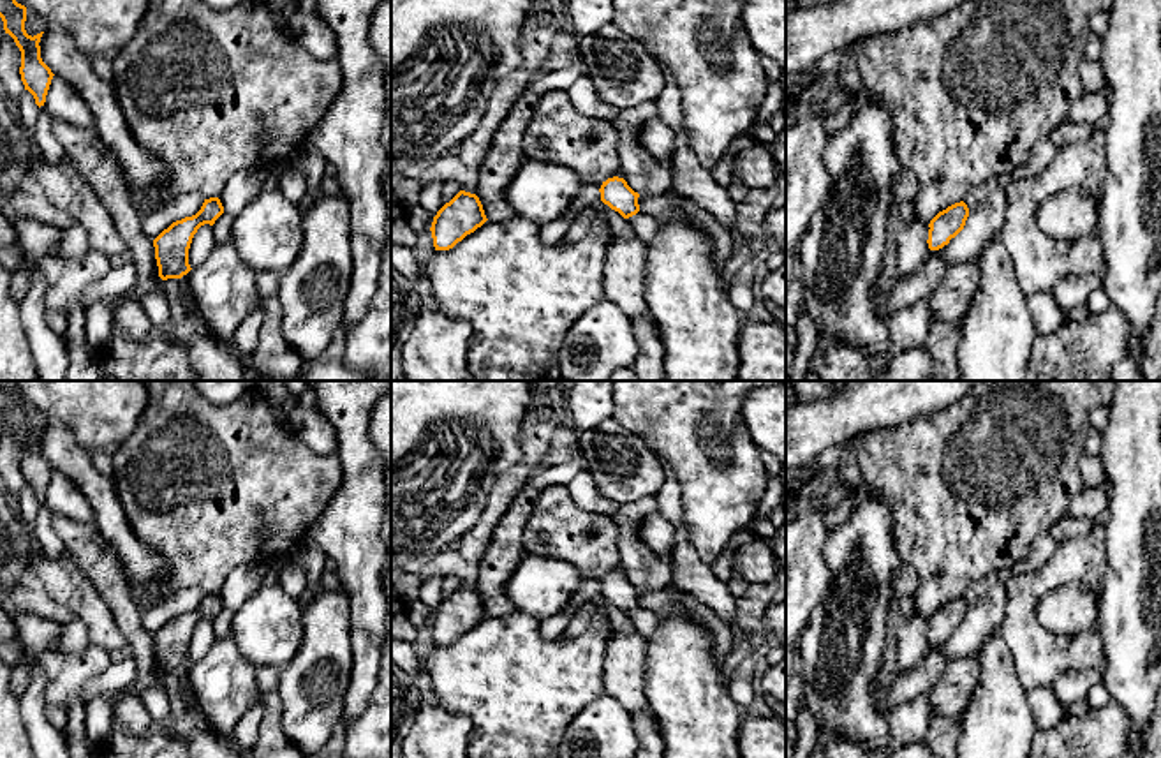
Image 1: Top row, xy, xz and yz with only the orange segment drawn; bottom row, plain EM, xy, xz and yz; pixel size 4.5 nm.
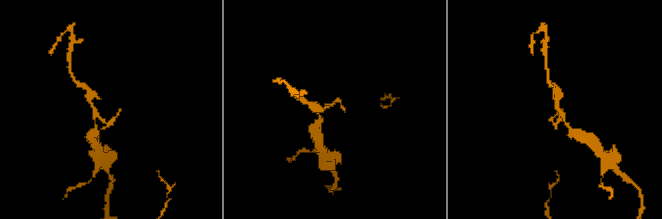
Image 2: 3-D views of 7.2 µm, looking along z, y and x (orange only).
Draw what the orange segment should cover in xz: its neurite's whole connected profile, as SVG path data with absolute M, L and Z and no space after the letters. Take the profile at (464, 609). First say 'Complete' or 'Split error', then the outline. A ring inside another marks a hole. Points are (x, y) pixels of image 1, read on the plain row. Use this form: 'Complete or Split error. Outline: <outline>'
Complete. Outline: M460 585L446 598L432 617L432 633L435 645L449 645L467 629L486 617L483 599L476 589Z

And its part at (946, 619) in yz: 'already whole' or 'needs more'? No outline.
needs more

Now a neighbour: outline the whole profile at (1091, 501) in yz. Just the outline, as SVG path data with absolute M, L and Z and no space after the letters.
M1108 483L1098 487L1083 487L1083 490L1069 502L1068 515L1096 520L1103 511L1108 509L1108 499Z

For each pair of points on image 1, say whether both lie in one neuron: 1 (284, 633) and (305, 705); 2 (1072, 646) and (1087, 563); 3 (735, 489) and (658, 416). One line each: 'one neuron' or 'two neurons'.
1: two neurons
2: one neuron
3: one neuron

